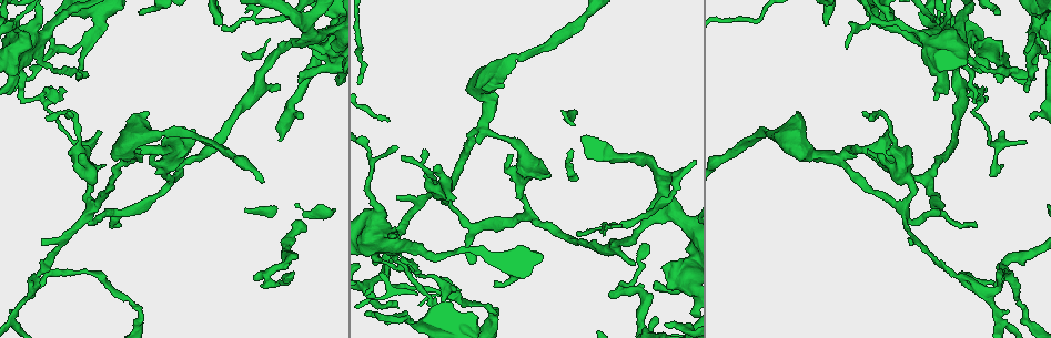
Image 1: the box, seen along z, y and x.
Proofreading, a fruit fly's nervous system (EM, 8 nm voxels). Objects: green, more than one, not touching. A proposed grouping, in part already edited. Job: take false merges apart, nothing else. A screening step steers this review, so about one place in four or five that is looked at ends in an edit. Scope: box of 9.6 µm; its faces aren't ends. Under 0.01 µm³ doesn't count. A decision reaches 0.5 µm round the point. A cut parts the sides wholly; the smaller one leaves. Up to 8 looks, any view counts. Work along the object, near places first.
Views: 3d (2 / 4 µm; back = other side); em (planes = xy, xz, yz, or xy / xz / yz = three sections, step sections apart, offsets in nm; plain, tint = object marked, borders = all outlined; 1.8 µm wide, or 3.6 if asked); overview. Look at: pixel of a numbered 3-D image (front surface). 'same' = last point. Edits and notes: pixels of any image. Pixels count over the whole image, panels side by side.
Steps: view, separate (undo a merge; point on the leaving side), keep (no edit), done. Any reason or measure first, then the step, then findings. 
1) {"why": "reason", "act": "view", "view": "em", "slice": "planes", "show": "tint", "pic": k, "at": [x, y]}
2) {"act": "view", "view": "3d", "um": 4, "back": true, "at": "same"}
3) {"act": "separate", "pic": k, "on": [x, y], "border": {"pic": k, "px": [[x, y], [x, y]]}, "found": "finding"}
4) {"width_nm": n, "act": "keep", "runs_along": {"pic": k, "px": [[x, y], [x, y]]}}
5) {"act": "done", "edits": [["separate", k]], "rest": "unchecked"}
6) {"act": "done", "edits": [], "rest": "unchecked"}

{"why": "a fork", "act": "view", "view": "em", "slice": "planes", "show": "tint", "pic": 1, "at": [402, 269]}

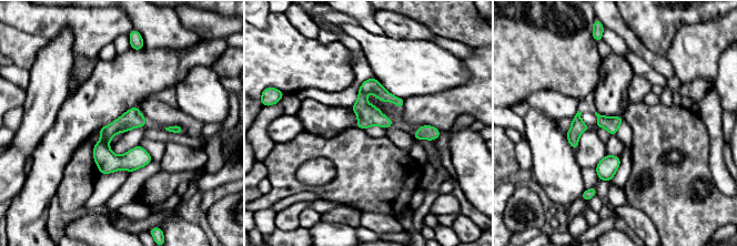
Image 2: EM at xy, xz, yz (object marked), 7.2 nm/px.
{"act": "keep", "runs_along": {"pic": 2, "px": [[135, 110], [105, 137], [102, 171]]}, "found": "all the same cell"}

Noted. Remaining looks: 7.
{"why": "thick turns thin", "act": "view", "view": "em", "slice": "planes", "show": "tint", "pic": 1, "at": [162, 133]}

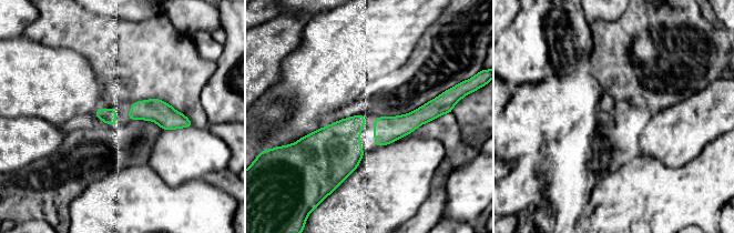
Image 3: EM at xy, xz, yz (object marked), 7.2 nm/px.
{"width_nm": 140, "act": "keep", "runs_along": {"pic": 3, "px": [[435, 105], [393, 128], [377, 143]]}, "found": "all the same cell"}

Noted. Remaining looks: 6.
{"act": "view", "view": "em", "slice": "xy", "step": 16, "show": "tint", "pic": 1, "at": [689, 286]}

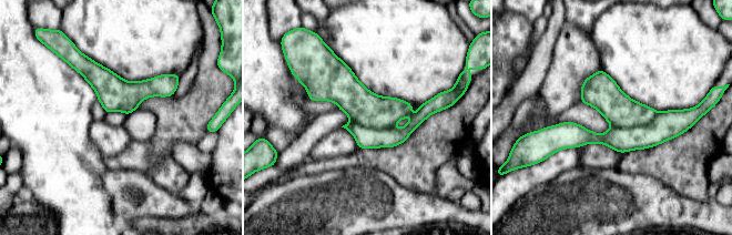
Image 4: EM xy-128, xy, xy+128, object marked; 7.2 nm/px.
{"why": "another direction", "act": "view", "view": "em", "slice": "planes", "show": "tint", "at": "same"}

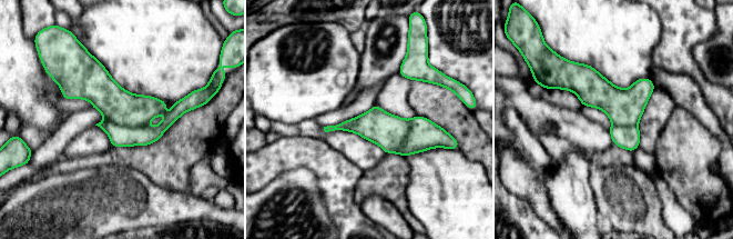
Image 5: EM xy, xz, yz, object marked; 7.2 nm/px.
{"act": "keep", "found": "all the same cell"}

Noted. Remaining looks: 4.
{"why": "abrupt turn", "act": "view", "view": "3d", "um": 2, "pic": 1, "at": [644, 298]}

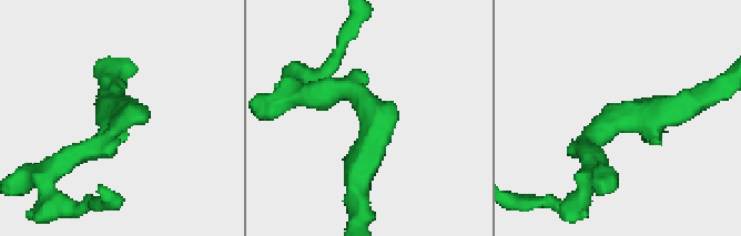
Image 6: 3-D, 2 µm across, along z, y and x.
{"act": "view", "view": "em", "um": 3.6, "slice": "planes", "show": "plain", "pic": 6, "at": [620, 117]}

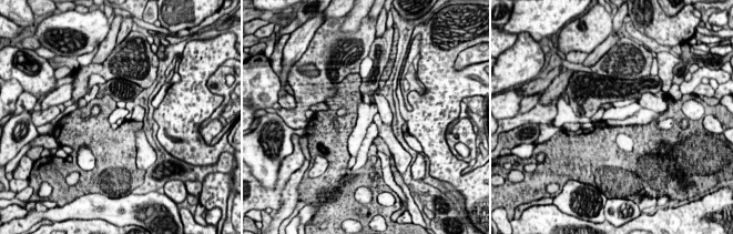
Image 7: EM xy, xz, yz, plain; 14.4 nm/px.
{"act": "view", "view": "em", "um": 3.6, "slice": "planes", "show": "borders", "at": "same"}

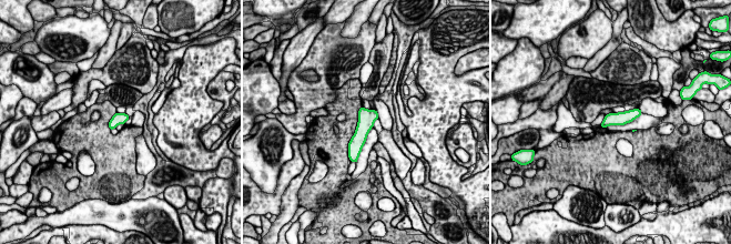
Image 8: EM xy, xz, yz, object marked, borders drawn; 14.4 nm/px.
{"act": "keep", "runs_along": {"pic": 8, "px": [[373, 112], [362, 130], [356, 151]]}, "found": "continuous, no second cell"}

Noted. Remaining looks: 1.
{"act": "done", "edits": [], "rest": "unchecked"}

